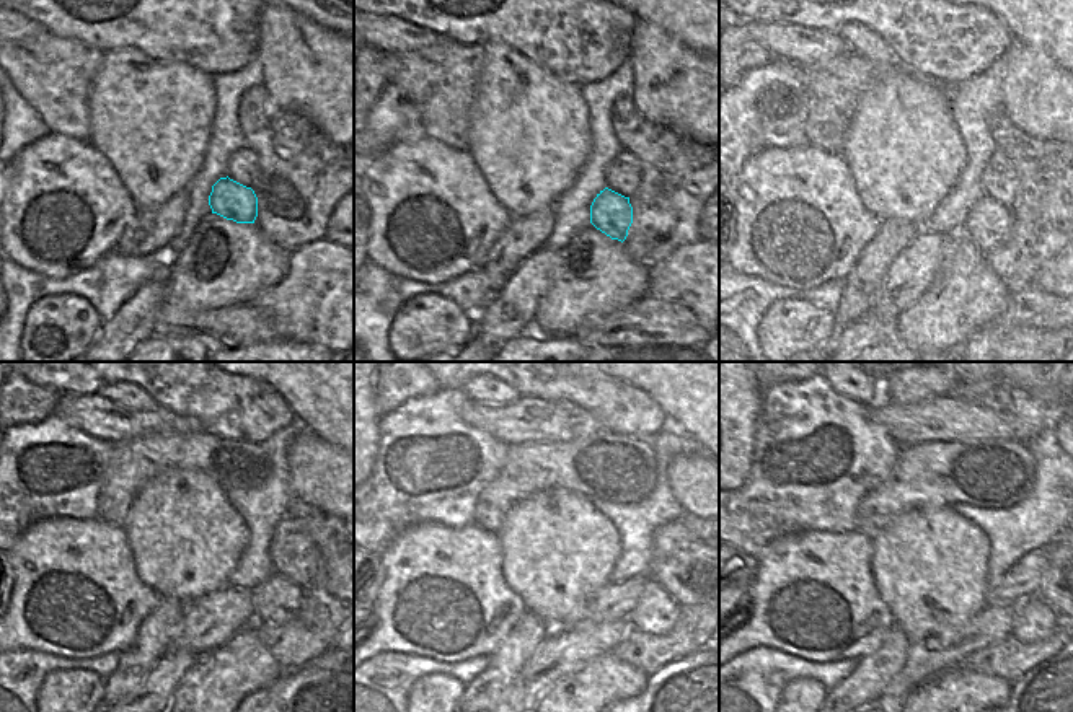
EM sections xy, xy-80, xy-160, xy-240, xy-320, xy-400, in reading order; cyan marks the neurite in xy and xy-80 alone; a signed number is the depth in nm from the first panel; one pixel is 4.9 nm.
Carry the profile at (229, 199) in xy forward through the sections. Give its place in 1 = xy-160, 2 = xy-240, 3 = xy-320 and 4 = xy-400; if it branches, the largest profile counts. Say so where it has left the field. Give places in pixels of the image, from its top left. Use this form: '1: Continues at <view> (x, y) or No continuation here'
1: Continues at xy-160 (989, 224)
2: Continues at xy-240 (278, 600)
3: Continues at xy-320 (656, 613)
4: Continues at xy-400 (1034, 621)

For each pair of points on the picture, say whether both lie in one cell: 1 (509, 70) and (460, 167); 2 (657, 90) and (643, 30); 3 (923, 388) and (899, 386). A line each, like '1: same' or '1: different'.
1: different
2: same
3: same

